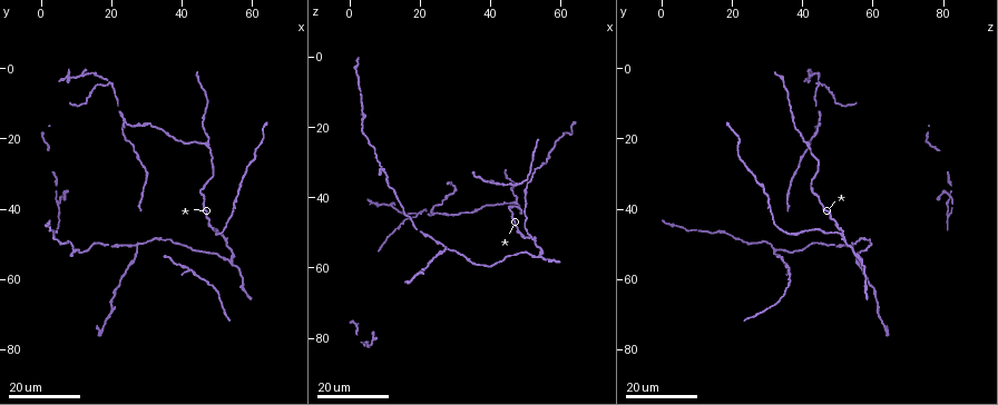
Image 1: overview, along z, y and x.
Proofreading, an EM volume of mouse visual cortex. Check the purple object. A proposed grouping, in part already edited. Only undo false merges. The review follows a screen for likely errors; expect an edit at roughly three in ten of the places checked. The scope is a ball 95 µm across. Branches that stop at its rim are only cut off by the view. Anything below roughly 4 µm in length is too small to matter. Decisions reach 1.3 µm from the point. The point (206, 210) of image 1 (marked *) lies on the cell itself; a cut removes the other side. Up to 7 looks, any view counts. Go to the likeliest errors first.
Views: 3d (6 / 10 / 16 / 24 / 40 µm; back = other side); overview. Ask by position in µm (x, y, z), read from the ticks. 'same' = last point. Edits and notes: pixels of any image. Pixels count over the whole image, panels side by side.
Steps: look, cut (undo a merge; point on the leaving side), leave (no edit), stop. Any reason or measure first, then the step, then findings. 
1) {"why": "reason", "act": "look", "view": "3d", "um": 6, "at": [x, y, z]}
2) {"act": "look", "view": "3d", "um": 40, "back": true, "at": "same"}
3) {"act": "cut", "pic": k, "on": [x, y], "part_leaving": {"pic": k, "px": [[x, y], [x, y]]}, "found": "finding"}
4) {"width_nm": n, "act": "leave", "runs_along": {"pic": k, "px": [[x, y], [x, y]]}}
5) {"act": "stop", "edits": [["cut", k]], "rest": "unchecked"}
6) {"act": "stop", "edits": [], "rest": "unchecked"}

{"why": "looks like a crossing", "act": "look", "view": "3d", "um": 16, "at": [20.0, 4.5, 44.5]}

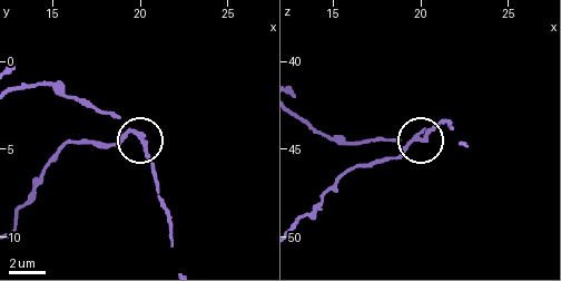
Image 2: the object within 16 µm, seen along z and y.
{"act": "look", "view": "3d", "um": 10, "at": [19.5, 3.9, 44.6]}

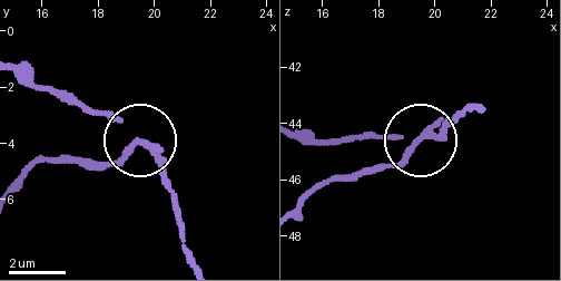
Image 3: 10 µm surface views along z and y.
{"side_arm_um": 19, "arms": 4, "act": "cut", "pic": 3, "on": [119, 162], "found": "a second cell is stuck on"}

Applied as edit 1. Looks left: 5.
{"act": "look", "view": "overview"}

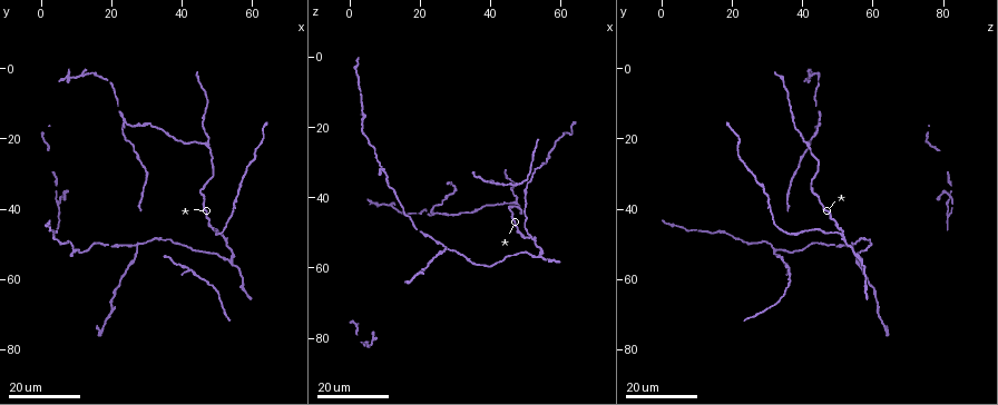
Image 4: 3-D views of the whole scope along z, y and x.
{"why": "two arms in line, one across", "act": "look", "view": "3d", "um": 24, "at": [42.5, 57.0, 36.0]}

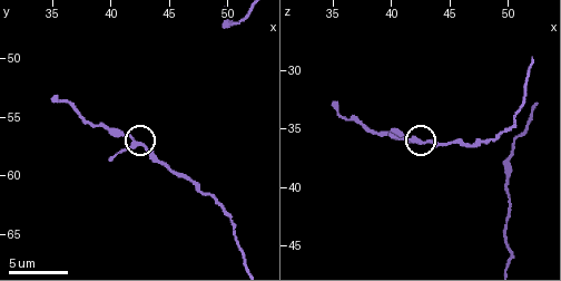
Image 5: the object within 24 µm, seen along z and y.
{"act": "look", "view": "3d", "um": 10, "at": [42.6, 57.4, 36.0]}

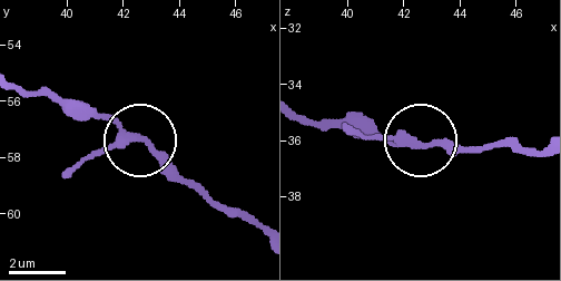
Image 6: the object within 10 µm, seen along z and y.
{"side_arm_um": 10, "act": "leave", "found": "one cell here"}

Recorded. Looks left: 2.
{"why": "side arm on a straight run", "act": "look", "view": "3d", "um": 24, "at": [51.0, 47.5, 50.5]}

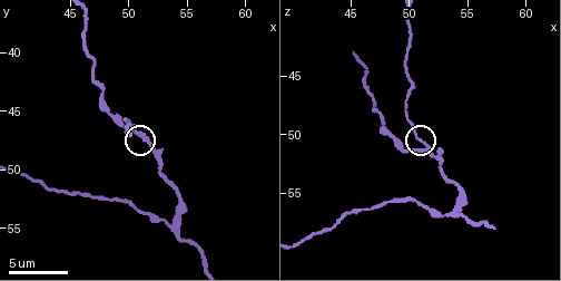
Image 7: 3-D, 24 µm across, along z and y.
{"act": "look", "view": "3d", "um": 6, "at": [51.4, 47.4, 50.8]}

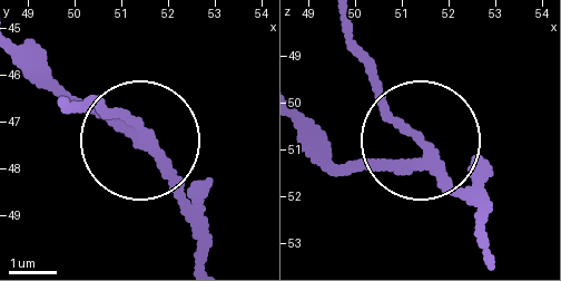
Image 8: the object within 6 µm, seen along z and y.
{"side_arm_um": 62, "act": "leave", "runs_along": {"pic": 8, "px": [[309, 128], [357, 165], [416, 161], [416, 141], [361, 60]]}, "found": "one cell here"}

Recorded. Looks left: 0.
{"act": "stop", "edits": [["cut", 3]], "rest": "unchecked"}

